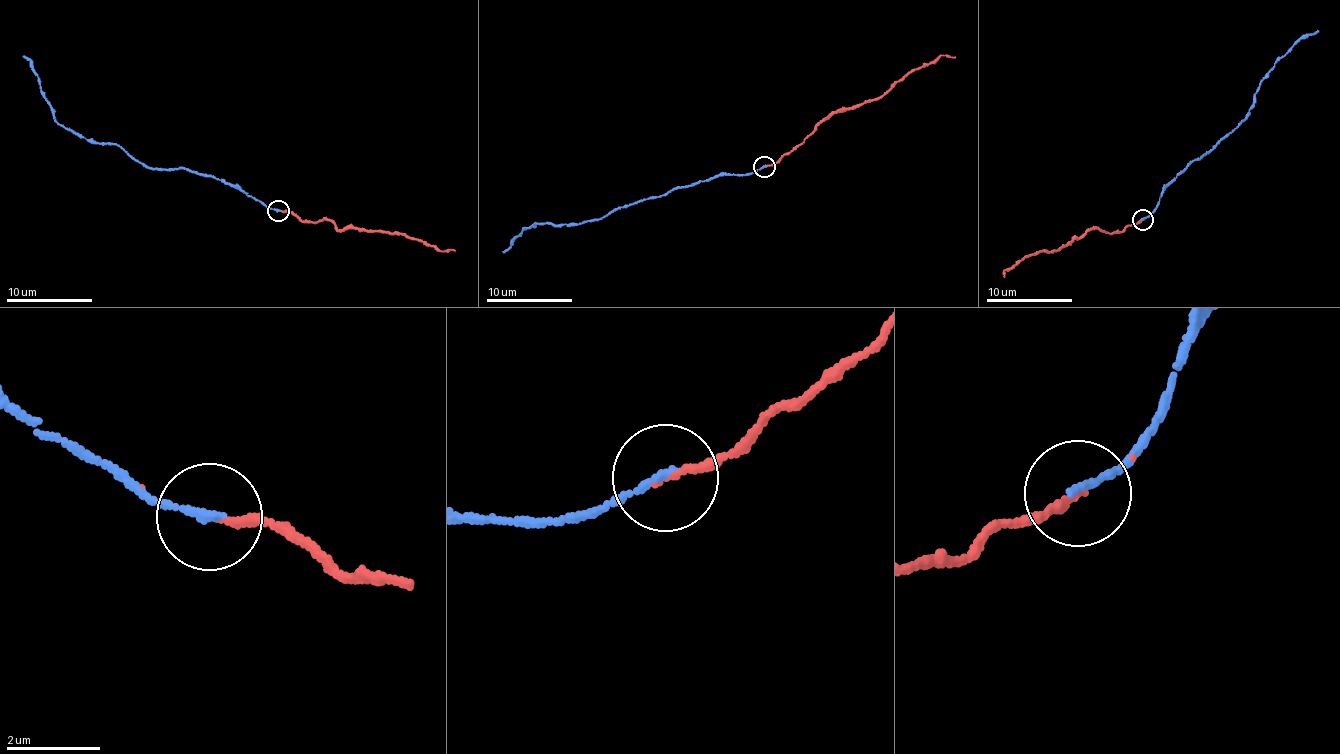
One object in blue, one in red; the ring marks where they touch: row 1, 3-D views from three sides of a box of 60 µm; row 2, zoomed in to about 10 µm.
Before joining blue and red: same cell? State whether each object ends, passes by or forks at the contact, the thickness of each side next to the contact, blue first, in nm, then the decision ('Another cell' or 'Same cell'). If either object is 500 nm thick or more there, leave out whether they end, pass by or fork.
At the ring blue ends. At the ring red ends. Thickness 190 nm (blue) against 140 nm. Same cell

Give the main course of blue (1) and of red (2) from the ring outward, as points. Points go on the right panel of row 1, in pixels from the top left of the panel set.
1: (1142, 220), (1149, 215), (1187, 163), (1213, 148), (1240, 124), (1263, 78), (1295, 43), (1318, 30)
2: (1142, 220), (1115, 234), (1092, 228), (1085, 230), (1058, 251), (1025, 257), (1003, 270), (1004, 278)

